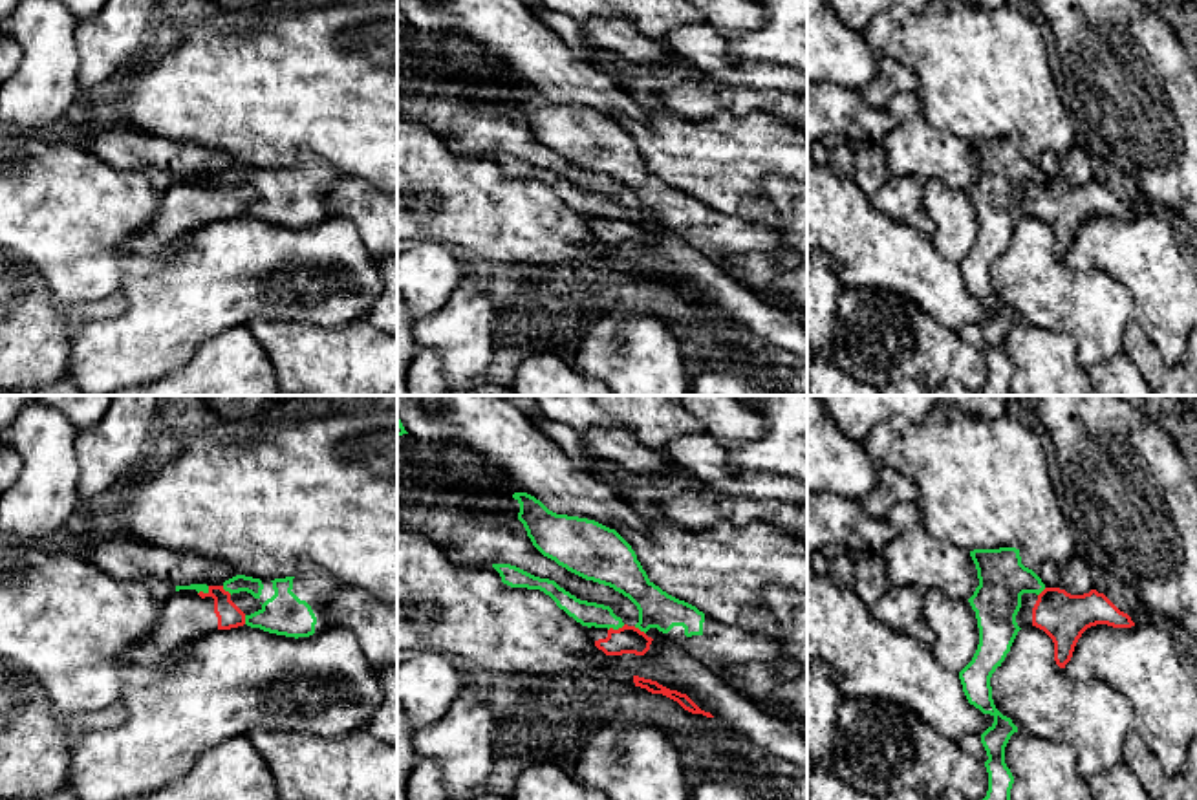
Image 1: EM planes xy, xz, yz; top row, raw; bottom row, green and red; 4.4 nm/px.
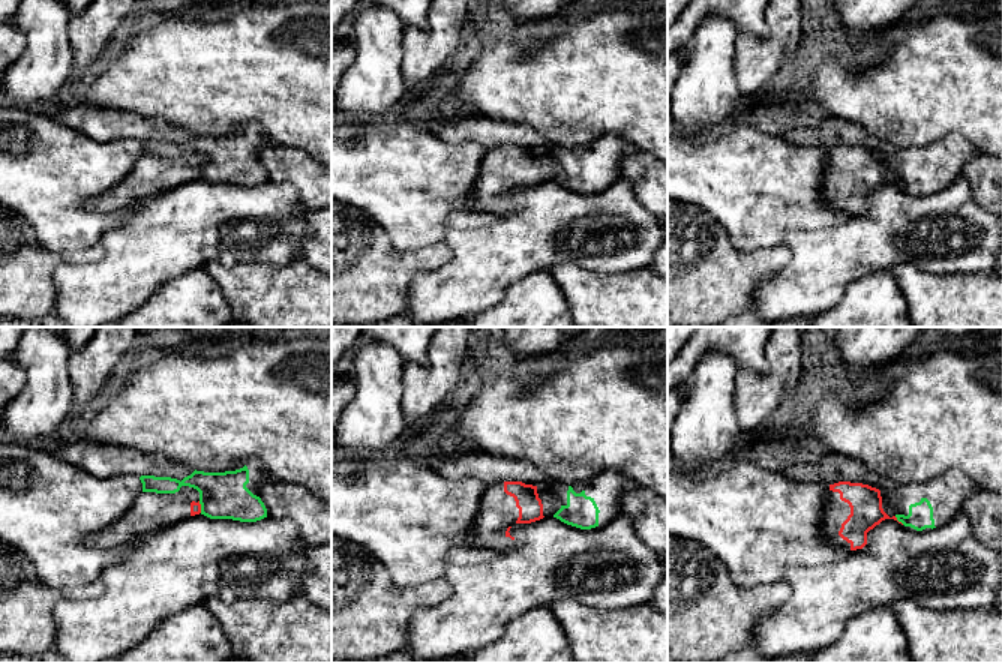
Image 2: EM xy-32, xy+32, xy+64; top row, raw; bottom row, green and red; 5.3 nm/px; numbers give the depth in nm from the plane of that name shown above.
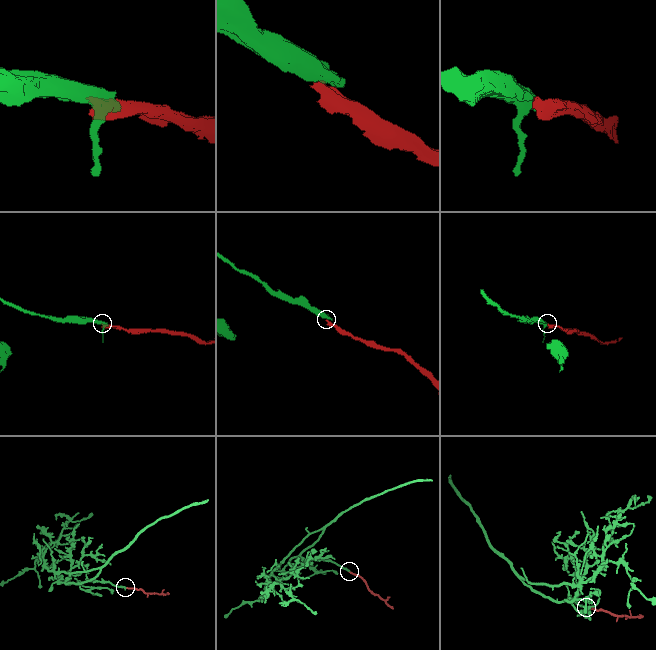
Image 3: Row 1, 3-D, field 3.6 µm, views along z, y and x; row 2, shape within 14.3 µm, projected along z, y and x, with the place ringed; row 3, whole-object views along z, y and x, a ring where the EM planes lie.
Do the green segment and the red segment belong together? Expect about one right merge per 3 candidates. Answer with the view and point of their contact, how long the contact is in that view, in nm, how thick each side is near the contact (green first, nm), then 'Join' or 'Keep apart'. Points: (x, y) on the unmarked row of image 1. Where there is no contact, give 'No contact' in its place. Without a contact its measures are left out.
Touches green at xz (615, 218). Shared border 80 nm. Thickness 110 nm (green) against 130 nm. Keep apart

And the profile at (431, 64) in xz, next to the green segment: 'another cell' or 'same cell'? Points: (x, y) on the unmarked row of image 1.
another cell

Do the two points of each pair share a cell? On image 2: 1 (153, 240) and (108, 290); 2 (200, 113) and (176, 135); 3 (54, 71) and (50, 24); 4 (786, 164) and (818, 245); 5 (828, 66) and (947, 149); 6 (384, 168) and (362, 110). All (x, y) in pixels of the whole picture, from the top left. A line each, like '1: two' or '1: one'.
1: one
2: two
3: one
4: two
5: two
6: two

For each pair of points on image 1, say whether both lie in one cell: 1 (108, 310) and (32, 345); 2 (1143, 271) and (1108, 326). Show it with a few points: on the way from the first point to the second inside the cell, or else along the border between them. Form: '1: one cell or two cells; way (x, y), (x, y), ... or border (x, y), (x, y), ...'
1: one cell; way (90, 312), (72, 315), (50, 326)
2: two cells; border (1091, 271), (1106, 271), (1128, 290), (1133, 319)

